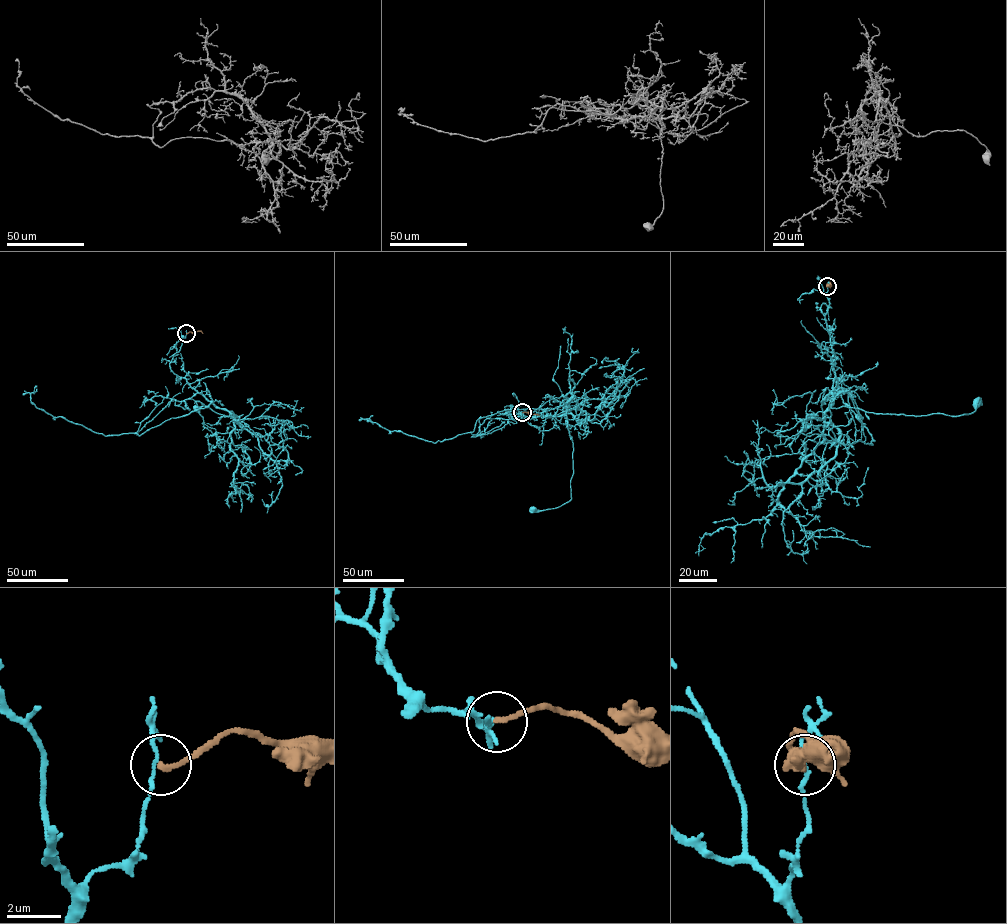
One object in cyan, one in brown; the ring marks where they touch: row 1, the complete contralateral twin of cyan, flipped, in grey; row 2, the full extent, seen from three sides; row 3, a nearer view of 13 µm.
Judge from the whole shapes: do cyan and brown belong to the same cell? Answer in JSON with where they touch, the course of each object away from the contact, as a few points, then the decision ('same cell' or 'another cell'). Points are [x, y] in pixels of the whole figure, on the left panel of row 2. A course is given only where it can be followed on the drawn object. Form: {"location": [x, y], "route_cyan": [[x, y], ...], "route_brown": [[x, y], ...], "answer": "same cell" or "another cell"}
{"location": [186, 333], "route_cyan": [[186, 333], [170, 368], [215, 406], [232, 411], [237, 417], [215, 412], [205, 406], [196, 409]], "route_brown": [[186, 333], [202, 333]], "answer": "another cell"}

